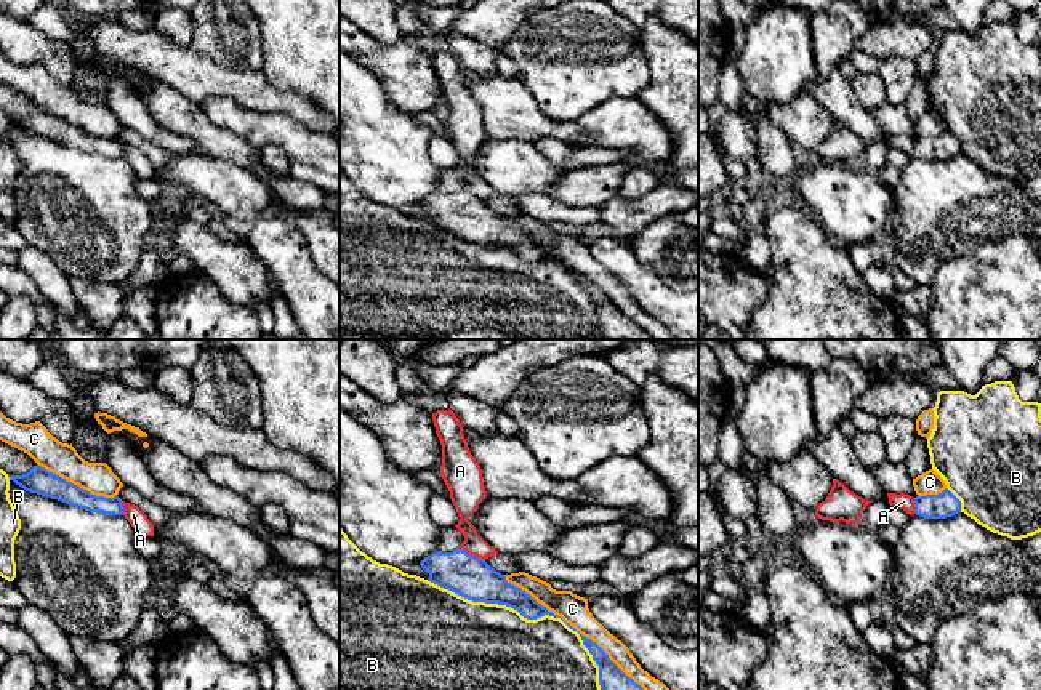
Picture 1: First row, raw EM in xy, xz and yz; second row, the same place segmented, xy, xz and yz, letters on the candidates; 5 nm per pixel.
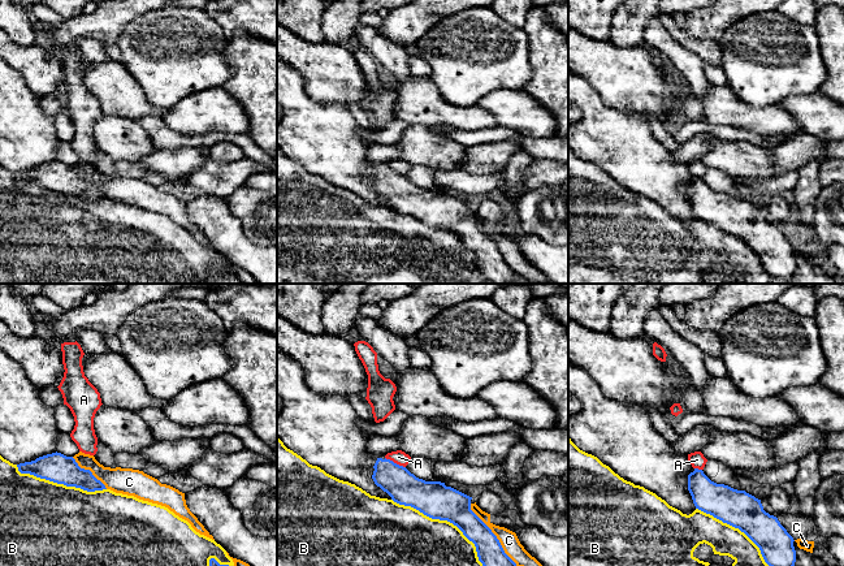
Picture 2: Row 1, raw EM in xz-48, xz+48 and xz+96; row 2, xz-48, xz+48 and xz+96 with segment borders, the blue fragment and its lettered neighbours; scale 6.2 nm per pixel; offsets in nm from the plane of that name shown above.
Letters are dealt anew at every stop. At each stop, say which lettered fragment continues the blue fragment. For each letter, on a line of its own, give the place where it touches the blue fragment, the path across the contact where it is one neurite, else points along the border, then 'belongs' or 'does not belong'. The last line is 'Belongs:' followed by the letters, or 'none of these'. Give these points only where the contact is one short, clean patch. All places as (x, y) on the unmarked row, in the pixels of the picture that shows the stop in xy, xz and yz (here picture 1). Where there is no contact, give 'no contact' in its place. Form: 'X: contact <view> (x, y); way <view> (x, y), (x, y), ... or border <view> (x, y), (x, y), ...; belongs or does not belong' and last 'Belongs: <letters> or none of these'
A: contact xz (470, 196); border xz (458, 189), (484, 202); does not belong
B: contact xz (534, 260); does not belong
C: contact xz (575, 271); does not belong
Belongs: none of these

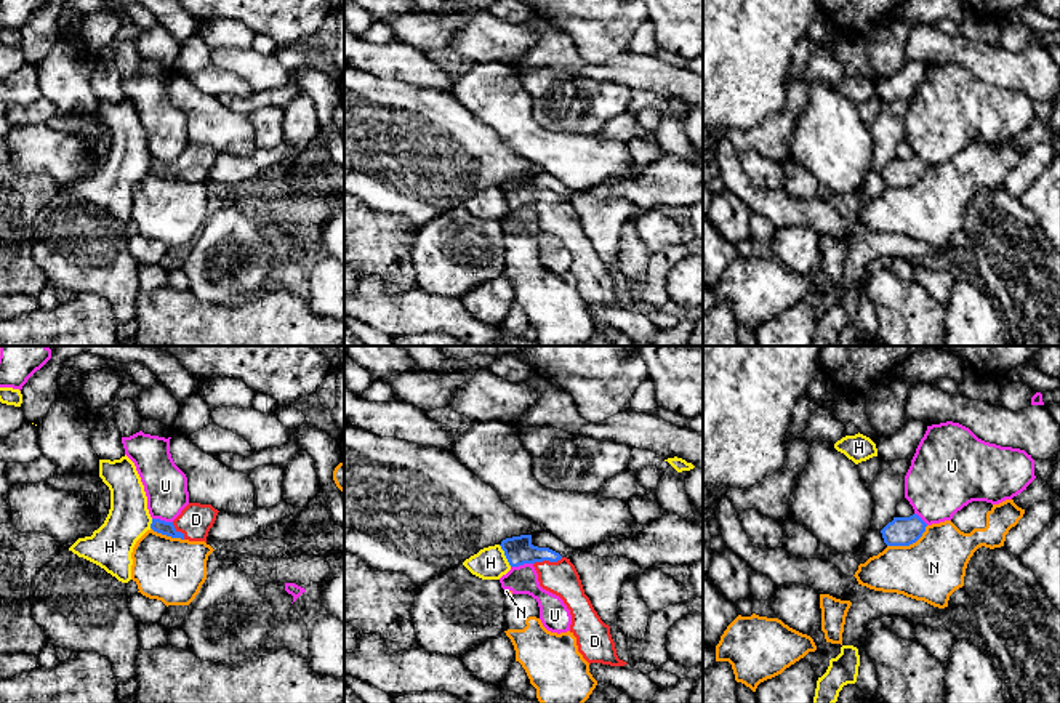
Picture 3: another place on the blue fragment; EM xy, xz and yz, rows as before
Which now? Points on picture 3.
D: contact xz (548, 200); way xz (517, 191), (548, 200), (561, 220); belongs
H: contact xz (505, 196); border xz (498, 186), (511, 207); does not belong
N: contact yz (908, 186); does not belong
U: contact xz (521, 205); border xz (532, 204), (511, 208); does not belong
Belongs: D

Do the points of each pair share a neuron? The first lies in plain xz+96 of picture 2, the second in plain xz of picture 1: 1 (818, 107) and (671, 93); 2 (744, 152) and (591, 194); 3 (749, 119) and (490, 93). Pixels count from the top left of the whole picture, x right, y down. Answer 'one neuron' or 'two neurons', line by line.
1: two neurons
2: two neurons
3: one neuron

